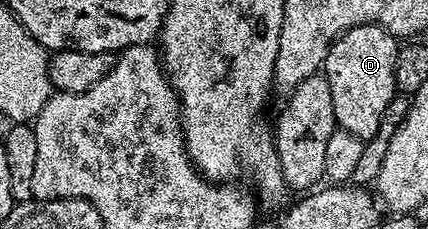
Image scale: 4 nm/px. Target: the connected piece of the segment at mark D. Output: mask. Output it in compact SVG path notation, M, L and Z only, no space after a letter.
M364 24L355 26L344 32L341 37L329 47L329 53L323 65L323 74L331 86L331 106L335 106L337 128L355 134L360 140L370 140L379 130L383 122L383 114L394 96L398 95L395 82L395 62L399 47L398 37L392 36L385 28L377 24Z

